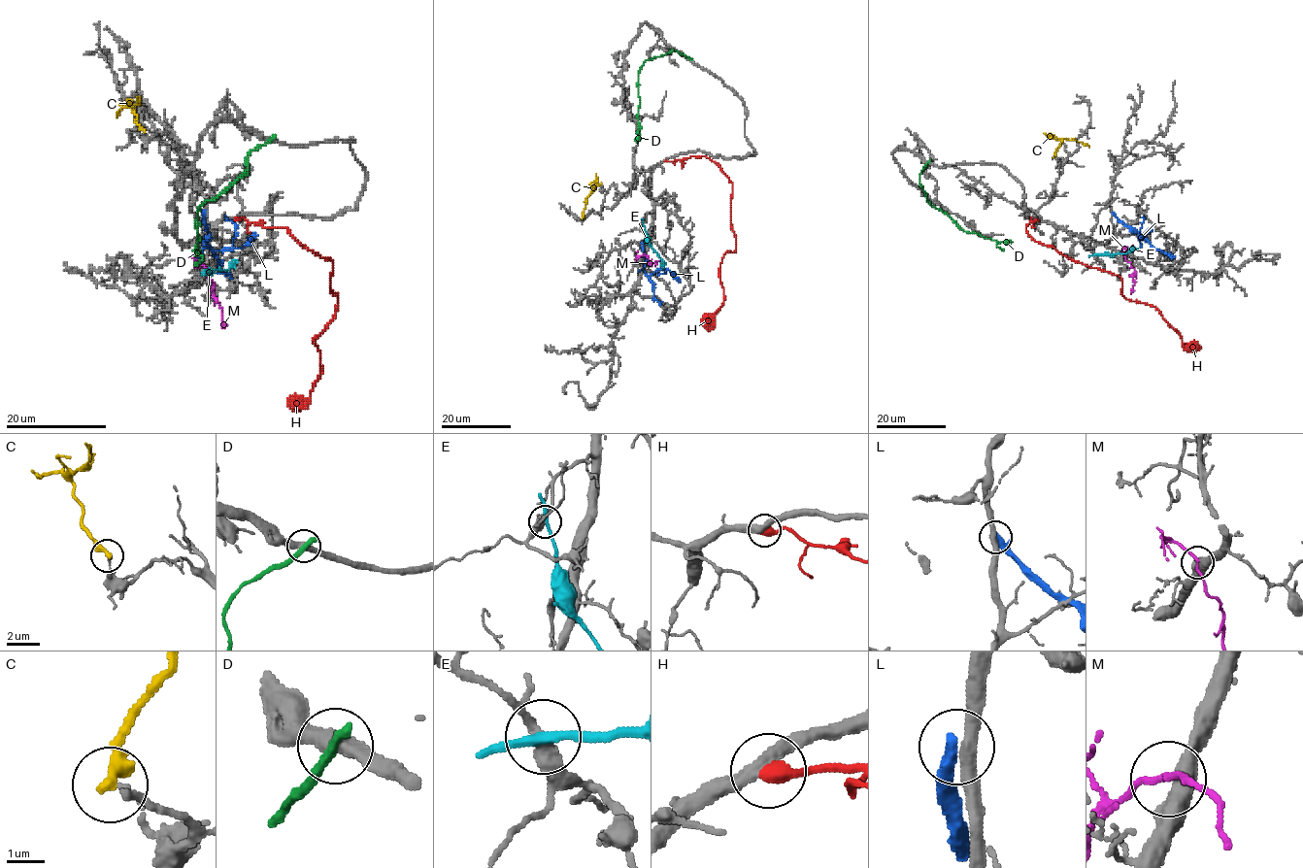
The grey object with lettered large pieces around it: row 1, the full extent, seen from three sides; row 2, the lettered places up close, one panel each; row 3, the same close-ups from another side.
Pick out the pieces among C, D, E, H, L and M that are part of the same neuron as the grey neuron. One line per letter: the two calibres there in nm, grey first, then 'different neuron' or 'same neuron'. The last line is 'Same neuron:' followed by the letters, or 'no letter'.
C: 130/400 nm | different neuron
D: 440/360 nm | different neuron
E: 360/220 nm | different neuron
H: 400/420 nm | same neuron
L: 360/360 nm | different neuron
M: 500/160 nm | same neuron
Same neuron: H, M

